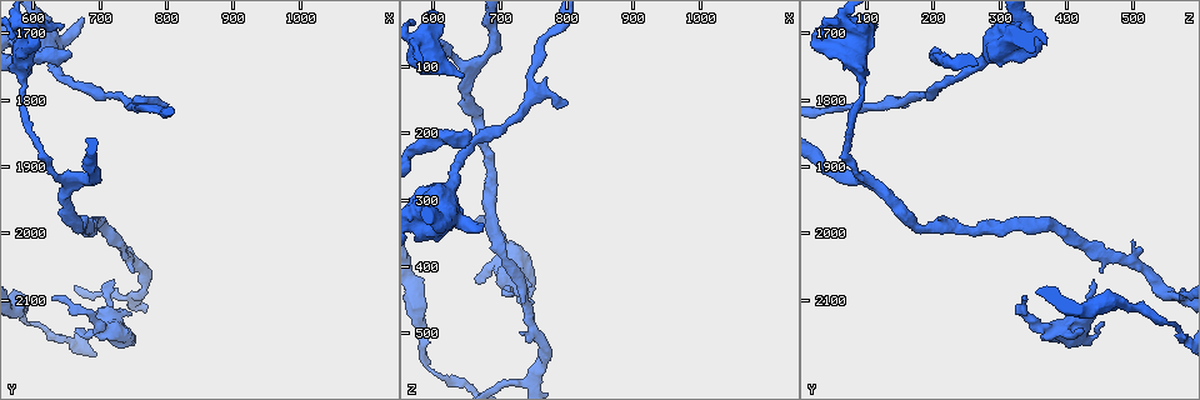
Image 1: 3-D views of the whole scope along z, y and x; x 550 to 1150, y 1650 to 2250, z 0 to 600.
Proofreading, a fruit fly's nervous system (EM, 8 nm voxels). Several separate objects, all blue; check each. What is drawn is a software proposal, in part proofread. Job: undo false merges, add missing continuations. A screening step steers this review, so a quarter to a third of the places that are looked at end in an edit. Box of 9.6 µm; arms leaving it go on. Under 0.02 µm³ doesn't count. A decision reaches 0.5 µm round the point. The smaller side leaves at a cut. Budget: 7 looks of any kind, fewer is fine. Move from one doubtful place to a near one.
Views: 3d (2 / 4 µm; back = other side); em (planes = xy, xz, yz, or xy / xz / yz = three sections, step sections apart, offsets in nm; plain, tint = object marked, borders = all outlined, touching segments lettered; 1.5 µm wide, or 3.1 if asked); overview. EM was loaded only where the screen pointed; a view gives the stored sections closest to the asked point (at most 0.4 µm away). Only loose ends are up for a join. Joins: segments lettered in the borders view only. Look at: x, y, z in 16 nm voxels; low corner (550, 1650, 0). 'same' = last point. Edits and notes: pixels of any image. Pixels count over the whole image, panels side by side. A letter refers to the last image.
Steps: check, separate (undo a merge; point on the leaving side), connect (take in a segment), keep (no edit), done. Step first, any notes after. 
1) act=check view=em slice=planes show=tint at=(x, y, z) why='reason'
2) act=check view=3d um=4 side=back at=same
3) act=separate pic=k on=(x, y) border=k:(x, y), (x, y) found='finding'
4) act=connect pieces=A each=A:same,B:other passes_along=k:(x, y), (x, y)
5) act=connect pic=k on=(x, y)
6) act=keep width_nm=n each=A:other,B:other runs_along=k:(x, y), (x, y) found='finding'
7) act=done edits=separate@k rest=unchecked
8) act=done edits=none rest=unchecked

act=check view=3d um=2 at=(645, 1920, 100)

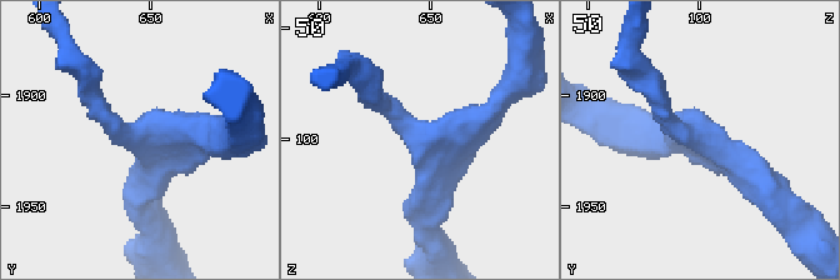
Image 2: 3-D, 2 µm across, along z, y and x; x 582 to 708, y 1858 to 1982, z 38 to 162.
act=check view=em slice=xy step=8 show=tint at=(645, 1919, 101) arms=3 arm_widths_nm=190,200,220

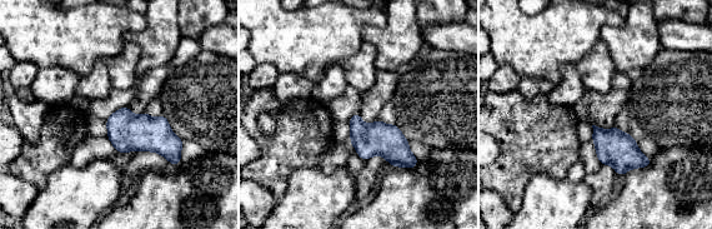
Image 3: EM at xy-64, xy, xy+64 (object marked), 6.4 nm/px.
act=check view=em slice=yz step=4 show=borders at=same why='cut it another way'

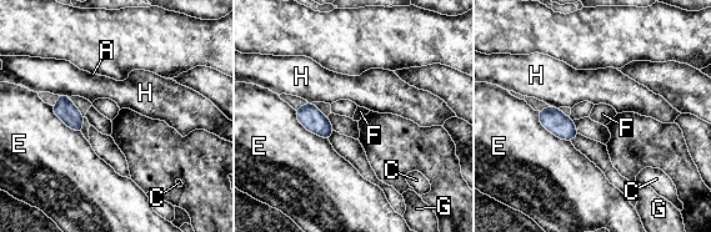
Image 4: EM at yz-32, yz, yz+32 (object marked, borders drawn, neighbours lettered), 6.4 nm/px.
act=keep each=A:other,C:other,E:other,F:other,G:other,H:other border=4:(537, 111), (547, 130), (570, 141) found='continuous, no second neuron'

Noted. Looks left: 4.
act=check view=em slice=planes show=tint at=(805, 1805, 155) why='an open end'

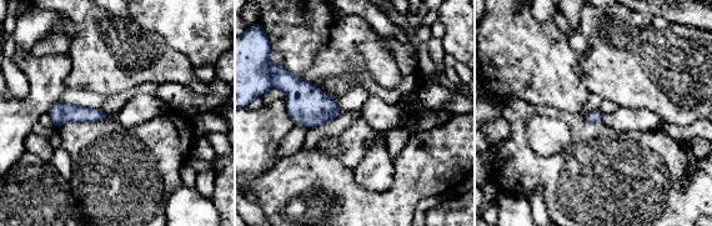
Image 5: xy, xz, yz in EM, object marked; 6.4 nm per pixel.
act=check view=em slice=planes show=borders at=same why='what lies round it'

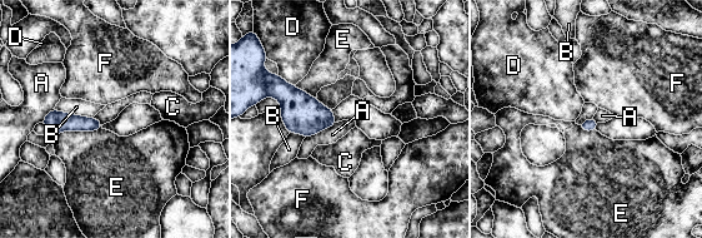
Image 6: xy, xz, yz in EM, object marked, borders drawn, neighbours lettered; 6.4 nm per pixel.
act=keep each=A:other,B:other,C:other,D:other,E:other,F:other border=6:(336, 122), (305, 138) found='no lettered segment goes on from it'

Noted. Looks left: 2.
act=check view=3d um=4 at=(665, 2145, 420) why='free end'

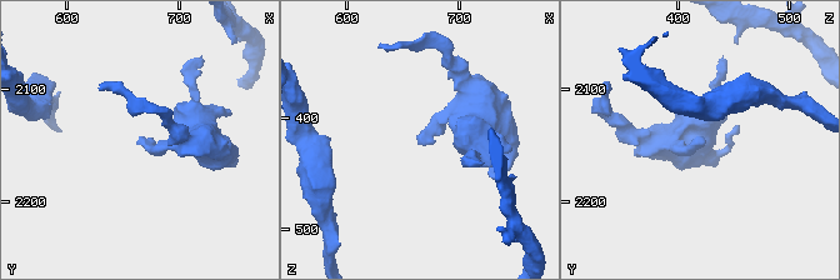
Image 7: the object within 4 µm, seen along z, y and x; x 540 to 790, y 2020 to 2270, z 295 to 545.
act=check view=em slice=planes show=borders at=(664, 2144, 420)

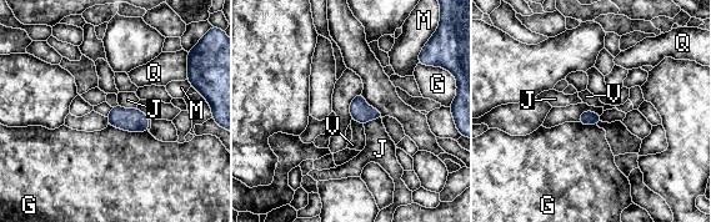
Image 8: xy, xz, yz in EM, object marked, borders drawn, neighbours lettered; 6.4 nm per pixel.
act=keep each=G:other,J:other,M:other,Q:other,V:other border=8:(353, 119), (362, 125) found='no lettered segment goes on from it'

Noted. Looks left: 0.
act=done edits=none rest=unchecked

